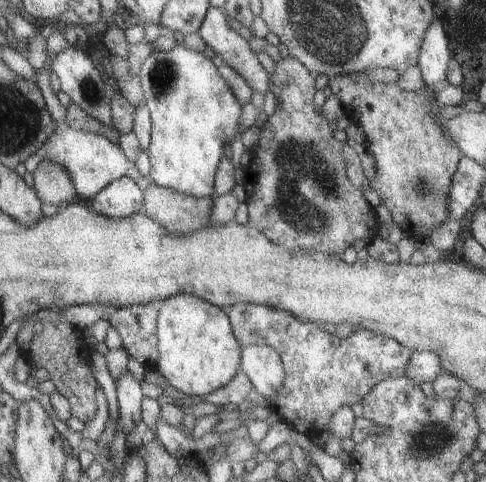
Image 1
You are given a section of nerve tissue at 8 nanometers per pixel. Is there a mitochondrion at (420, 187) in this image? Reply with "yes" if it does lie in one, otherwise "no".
yes

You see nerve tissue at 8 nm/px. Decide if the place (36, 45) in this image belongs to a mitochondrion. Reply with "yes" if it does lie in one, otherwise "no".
no

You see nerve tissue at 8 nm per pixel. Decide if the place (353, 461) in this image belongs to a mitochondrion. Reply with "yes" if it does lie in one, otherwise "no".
no

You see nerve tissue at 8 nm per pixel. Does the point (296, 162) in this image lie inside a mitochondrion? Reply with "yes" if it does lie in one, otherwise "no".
yes

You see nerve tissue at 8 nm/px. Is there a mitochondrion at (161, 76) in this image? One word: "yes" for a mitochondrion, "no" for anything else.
yes

